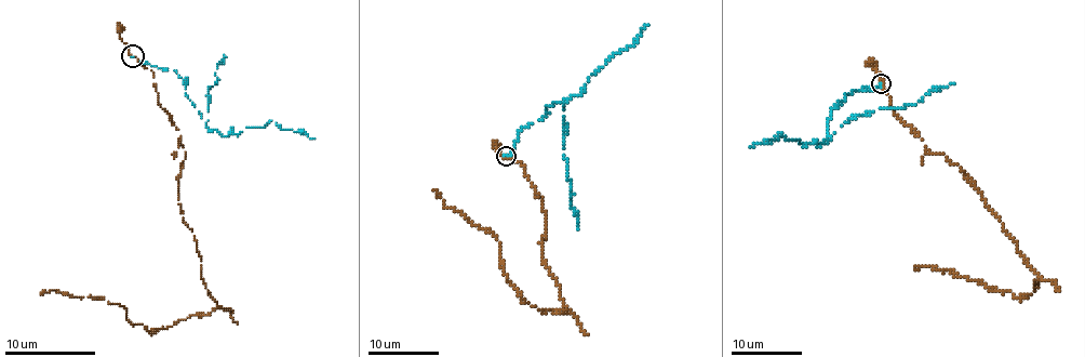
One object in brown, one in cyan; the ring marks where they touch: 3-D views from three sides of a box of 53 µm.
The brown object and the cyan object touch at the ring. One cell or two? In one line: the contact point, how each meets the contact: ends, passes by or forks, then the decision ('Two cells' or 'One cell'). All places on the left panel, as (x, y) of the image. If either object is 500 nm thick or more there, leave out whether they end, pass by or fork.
Place: (133, 56). At the ring brown ends. At the ring cyan ends. Two cells

